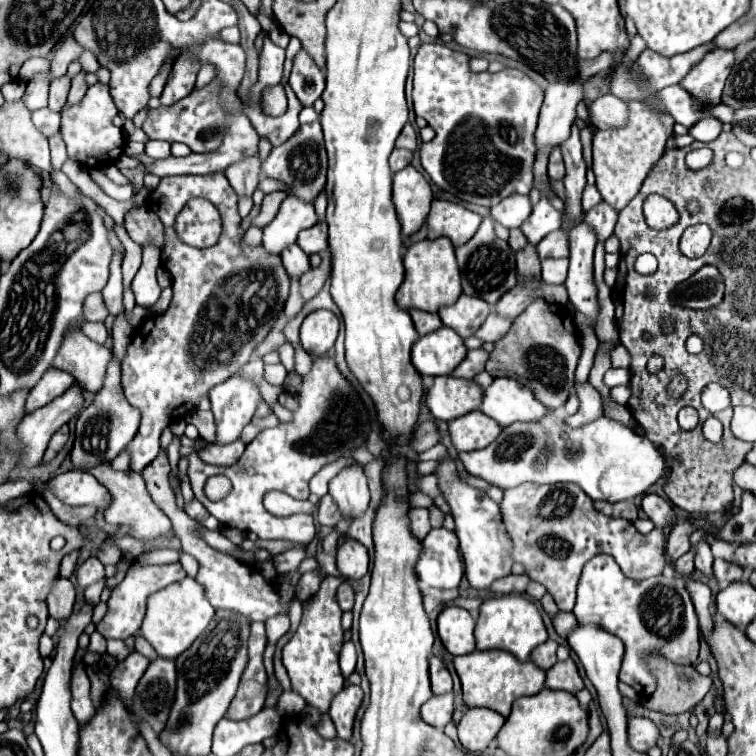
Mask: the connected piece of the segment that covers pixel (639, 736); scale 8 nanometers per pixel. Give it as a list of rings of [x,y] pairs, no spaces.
[[[644,717],[630,719],[630,723],[628,723],[628,741],[630,741],[632,749],[646,753],[648,749],[652,749],[656,745],[658,737],[660,737],[658,727],[650,719],[644,719]]]

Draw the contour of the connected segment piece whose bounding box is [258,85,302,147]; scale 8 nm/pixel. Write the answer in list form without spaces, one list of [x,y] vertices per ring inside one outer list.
[[[284,85],[286,89],[286,95],[288,95],[288,109],[284,115],[272,119],[272,117],[266,117],[262,111],[260,111],[260,105],[258,105],[258,135],[268,139],[272,143],[272,147],[276,145],[282,145],[286,139],[292,137],[292,133],[300,127],[298,123],[298,113],[302,109],[300,101],[296,99],[294,91],[290,89],[290,85]]]

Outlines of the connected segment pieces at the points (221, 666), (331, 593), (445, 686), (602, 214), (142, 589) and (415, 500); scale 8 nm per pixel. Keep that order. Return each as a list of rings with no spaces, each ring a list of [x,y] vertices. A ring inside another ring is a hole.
[[[216,609],[210,627],[206,627],[204,635],[192,643],[180,659],[176,659],[178,667],[178,689],[176,701],[168,717],[168,725],[160,735],[160,741],[172,751],[182,755],[208,755],[212,745],[212,731],[216,723],[224,717],[230,701],[236,695],[240,677],[248,663],[248,637],[250,623],[244,615],[234,611]]]
[[[326,575],[320,589],[308,599],[298,631],[282,649],[282,663],[290,675],[292,689],[304,697],[304,701],[318,709],[328,711],[330,701],[342,691],[342,671],[338,665],[338,655],[344,645],[344,629],[340,625],[342,609],[336,601],[336,589],[342,583],[342,577]]]
[[[430,657],[430,687],[434,695],[452,691],[452,677],[438,657]]]
[[[600,201],[596,207],[592,207],[584,215],[584,221],[596,231],[598,241],[606,241],[612,235],[616,219],[618,219],[618,211],[612,205],[608,205],[606,201]]]
[[[174,563],[174,565],[130,565],[124,581],[112,589],[112,595],[108,599],[108,611],[104,615],[104,619],[96,625],[96,631],[102,633],[106,639],[128,639],[132,637],[144,619],[144,611],[146,611],[146,599],[154,593],[160,591],[162,587],[184,579],[186,573],[182,569],[182,565]]]
[[[416,491],[416,493],[410,495],[410,505],[412,505],[412,507],[432,507],[434,501],[432,501],[430,495],[426,495],[426,493],[422,493],[422,491]]]

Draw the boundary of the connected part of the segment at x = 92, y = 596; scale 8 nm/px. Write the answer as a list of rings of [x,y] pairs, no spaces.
[[[105,578],[100,580],[99,582],[89,586],[85,592],[85,600],[97,605],[100,602],[101,593],[105,587]]]

